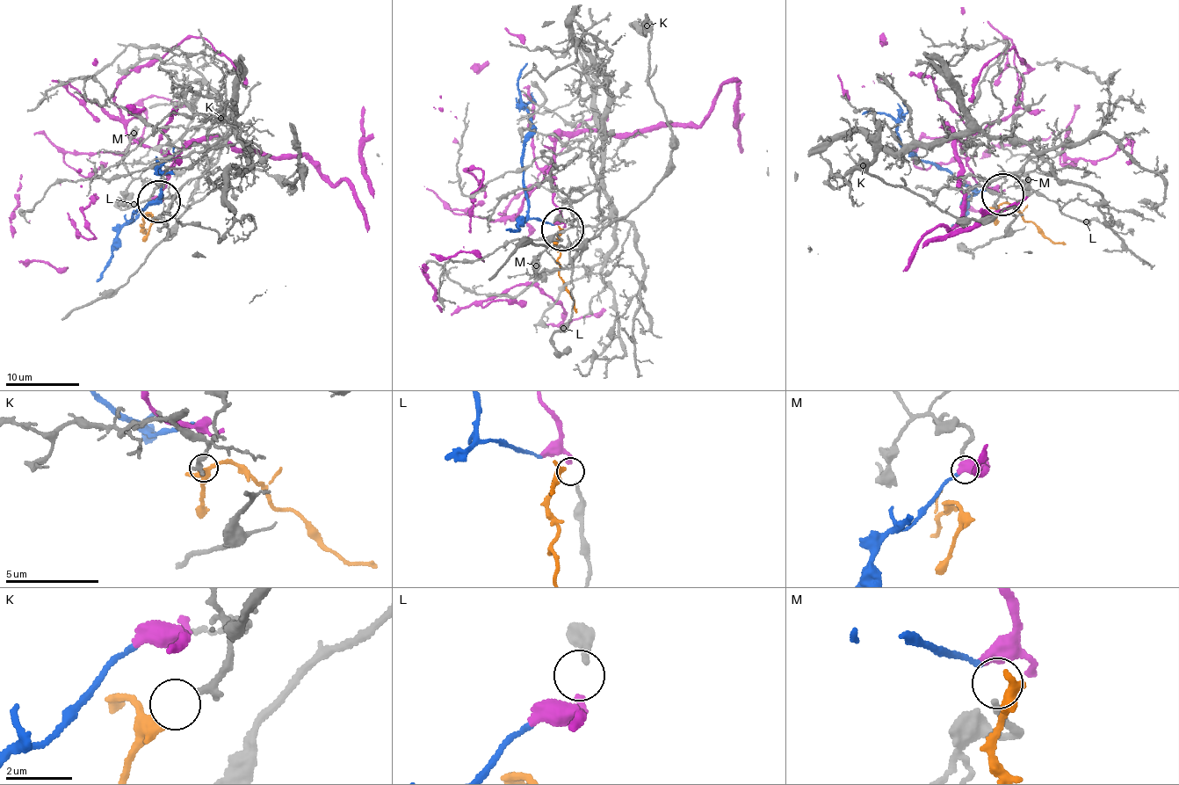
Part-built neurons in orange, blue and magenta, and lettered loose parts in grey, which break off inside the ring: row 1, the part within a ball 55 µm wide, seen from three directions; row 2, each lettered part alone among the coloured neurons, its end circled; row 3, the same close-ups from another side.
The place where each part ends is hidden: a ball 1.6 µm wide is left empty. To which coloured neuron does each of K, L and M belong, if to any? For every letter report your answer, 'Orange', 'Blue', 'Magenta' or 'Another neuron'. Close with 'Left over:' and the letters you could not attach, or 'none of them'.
K: Orange
L: Magenta
M: Blue
Left over: none of them

